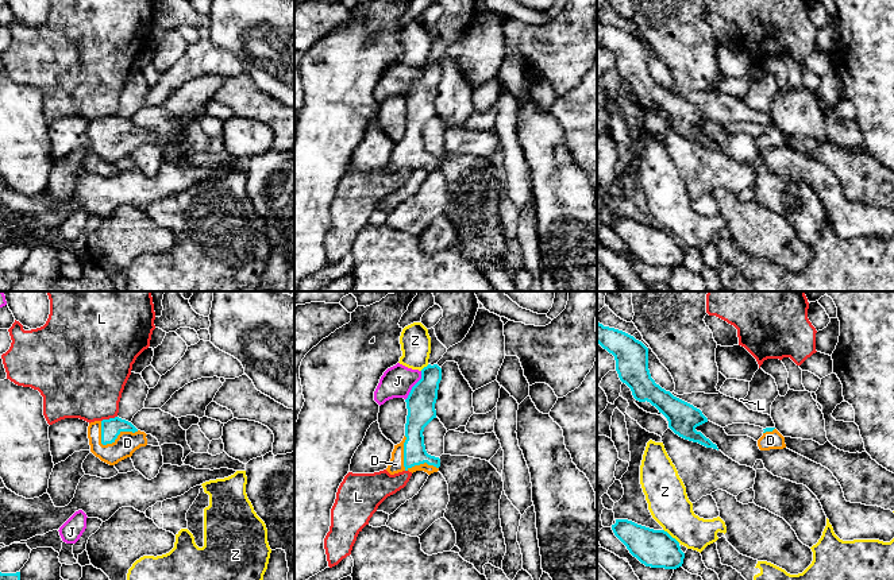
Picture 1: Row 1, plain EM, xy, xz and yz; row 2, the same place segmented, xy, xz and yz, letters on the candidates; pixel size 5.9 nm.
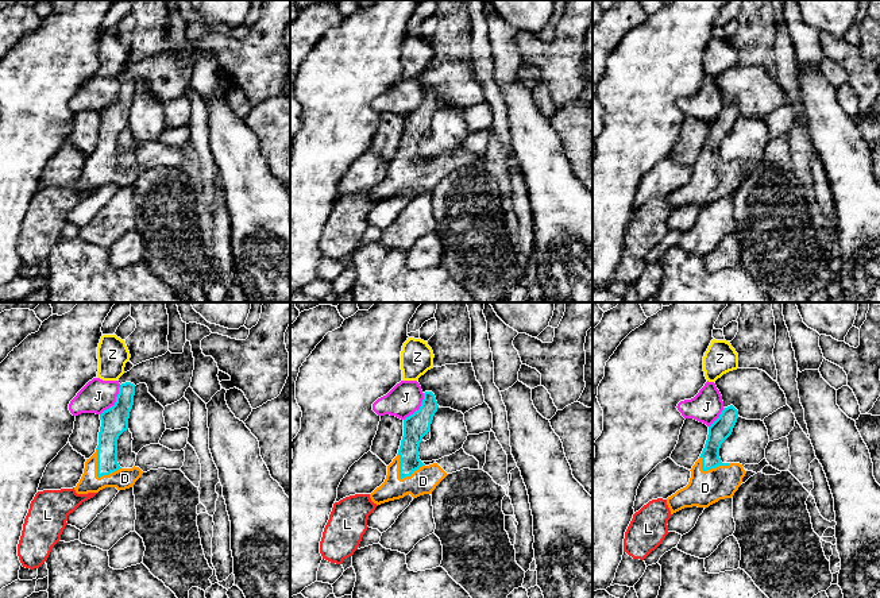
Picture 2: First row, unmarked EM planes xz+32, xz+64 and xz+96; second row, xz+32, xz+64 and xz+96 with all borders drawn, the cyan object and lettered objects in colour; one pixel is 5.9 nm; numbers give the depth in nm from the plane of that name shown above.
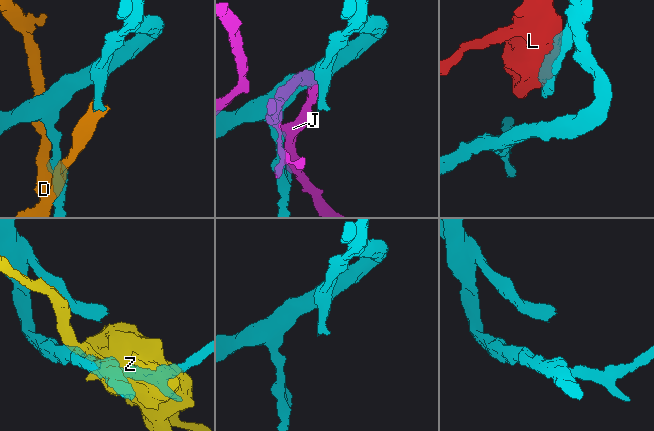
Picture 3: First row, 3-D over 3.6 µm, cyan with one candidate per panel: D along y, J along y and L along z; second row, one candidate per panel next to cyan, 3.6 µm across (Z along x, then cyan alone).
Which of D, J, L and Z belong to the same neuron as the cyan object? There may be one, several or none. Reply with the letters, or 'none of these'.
none of these

